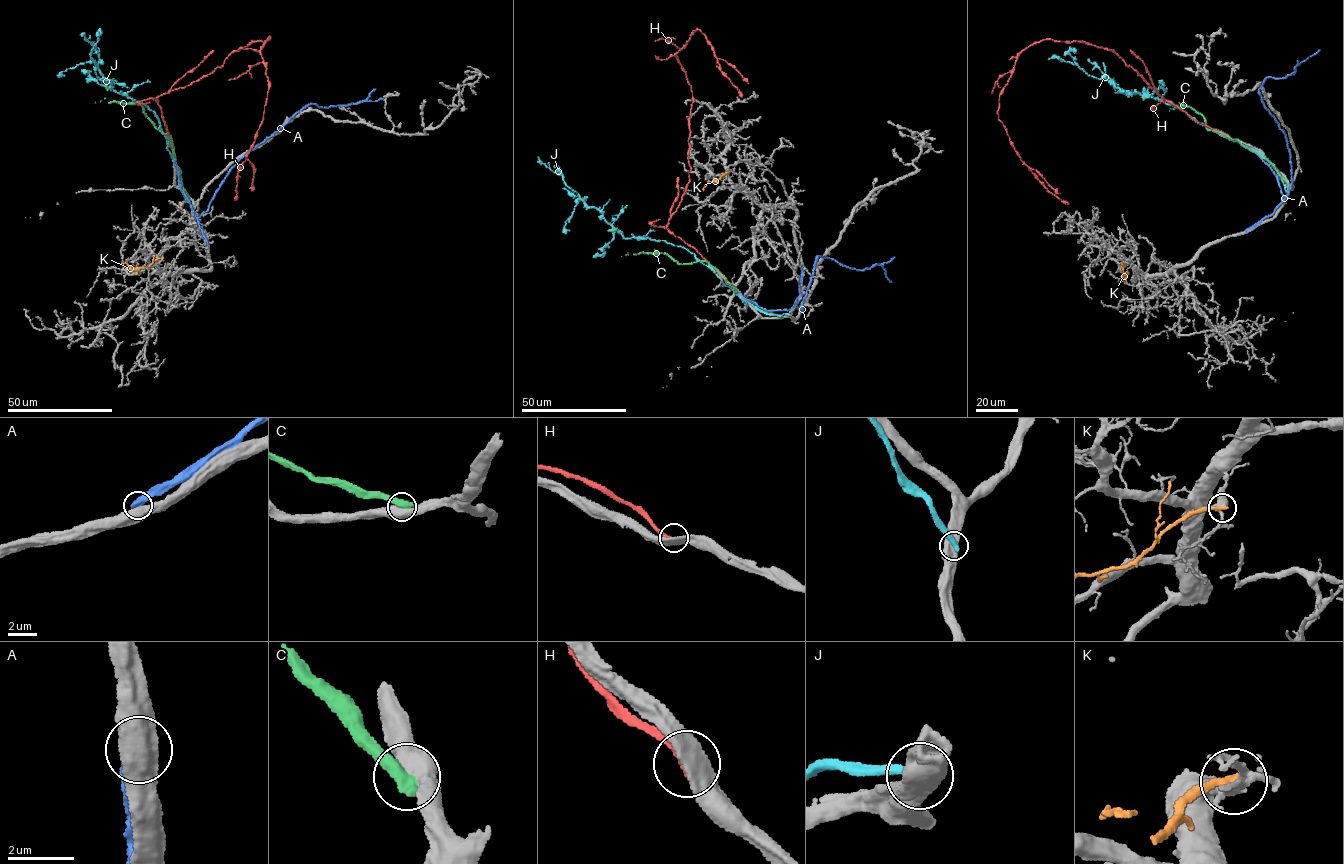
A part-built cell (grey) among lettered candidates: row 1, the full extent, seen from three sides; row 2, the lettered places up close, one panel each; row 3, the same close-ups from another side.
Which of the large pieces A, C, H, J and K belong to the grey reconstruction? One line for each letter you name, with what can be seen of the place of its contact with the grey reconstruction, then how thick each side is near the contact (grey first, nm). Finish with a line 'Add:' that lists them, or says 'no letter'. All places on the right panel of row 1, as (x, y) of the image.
Add: no letter

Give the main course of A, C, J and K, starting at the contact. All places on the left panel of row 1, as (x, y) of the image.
A: (207, 243), (197, 220), (208, 210), (237, 161), (309, 104), (354, 104), (366, 101), (375, 88)
C: (188, 197), (169, 137), (146, 116), (141, 105), (108, 102), (105, 98), (108, 88), (102, 84)
J: (193, 209), (181, 190), (179, 172), (157, 117), (141, 102), (107, 87), (92, 59), (93, 45), (81, 36)
K: (162, 257), (135, 269), (125, 262), (121, 264)

